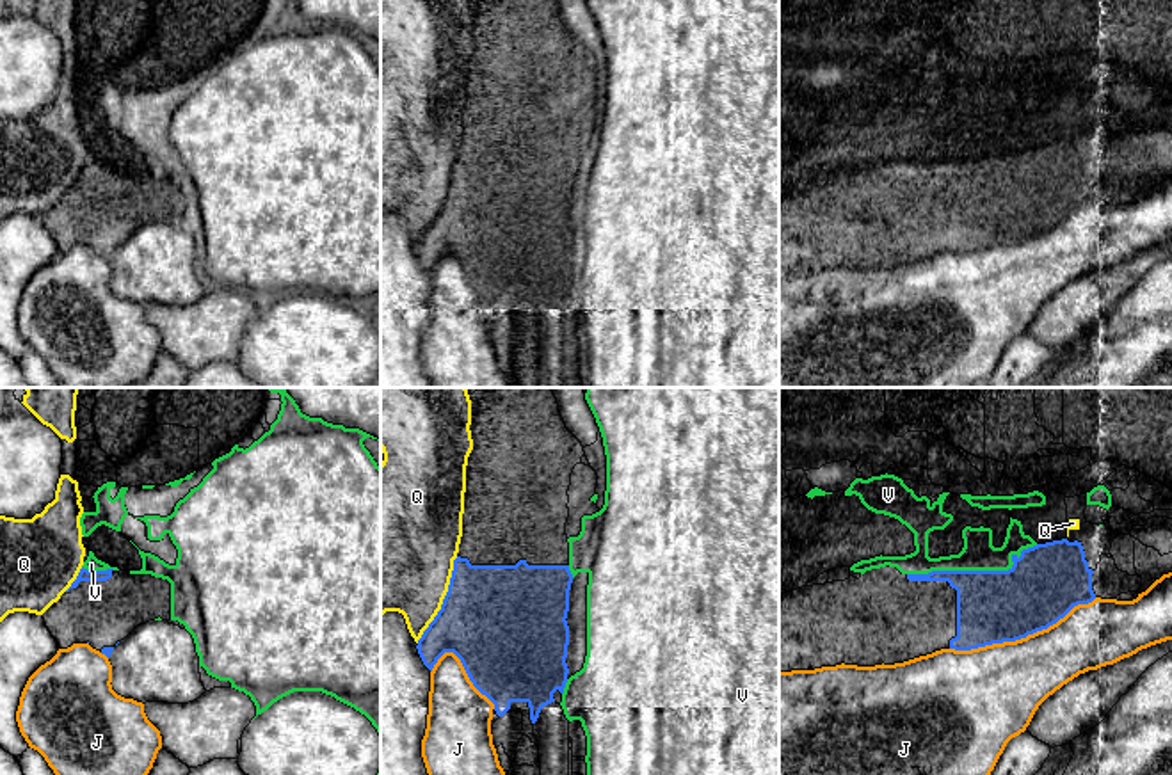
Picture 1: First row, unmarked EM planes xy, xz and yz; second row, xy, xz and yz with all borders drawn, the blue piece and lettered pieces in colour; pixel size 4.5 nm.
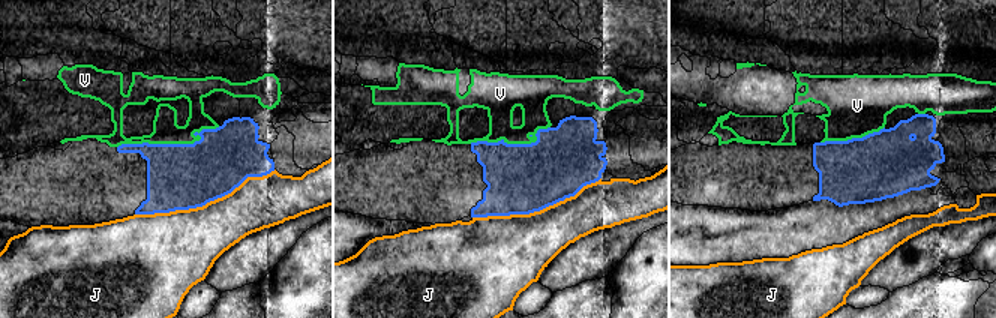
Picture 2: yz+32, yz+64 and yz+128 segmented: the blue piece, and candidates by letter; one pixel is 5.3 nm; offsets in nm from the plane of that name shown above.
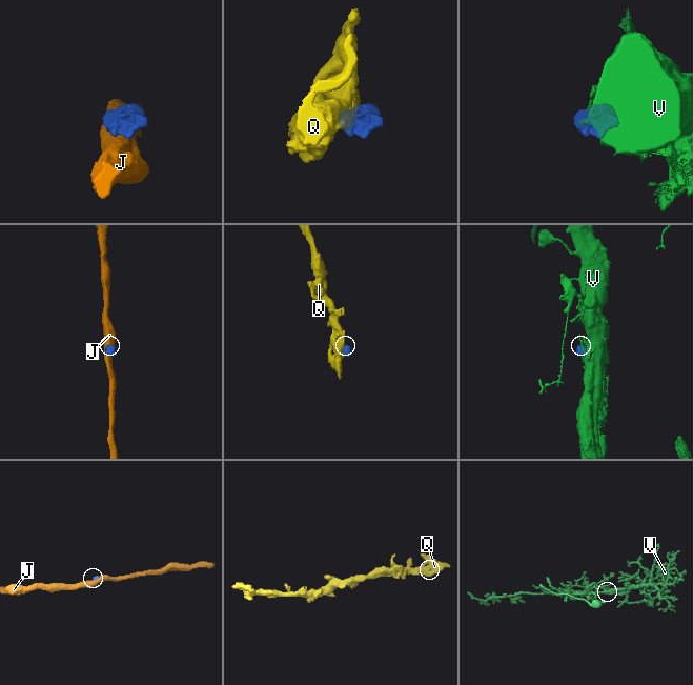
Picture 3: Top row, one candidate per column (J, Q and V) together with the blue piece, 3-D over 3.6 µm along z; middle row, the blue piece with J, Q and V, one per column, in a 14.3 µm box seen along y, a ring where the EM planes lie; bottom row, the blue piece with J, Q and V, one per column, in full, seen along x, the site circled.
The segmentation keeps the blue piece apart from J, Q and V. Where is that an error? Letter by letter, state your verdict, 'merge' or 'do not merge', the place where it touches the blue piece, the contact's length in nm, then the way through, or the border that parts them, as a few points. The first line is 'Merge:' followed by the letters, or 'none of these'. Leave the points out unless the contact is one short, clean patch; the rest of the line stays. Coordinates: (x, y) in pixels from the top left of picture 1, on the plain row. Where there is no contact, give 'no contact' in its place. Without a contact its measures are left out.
Merge: none of these
J: do not merge | yz (1023, 239) | 700 nm
Q: do not merge | xz (443, 201) | 440 nm
V: do not merge | yz (975, 173) | 600 nm

